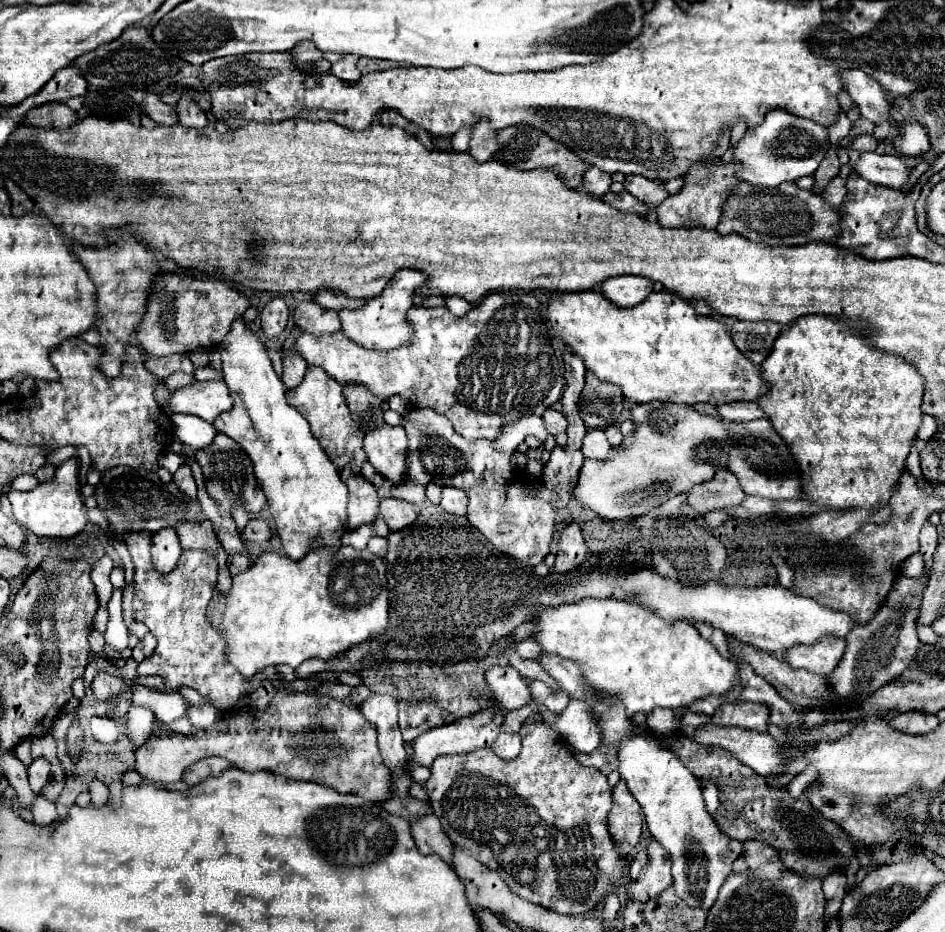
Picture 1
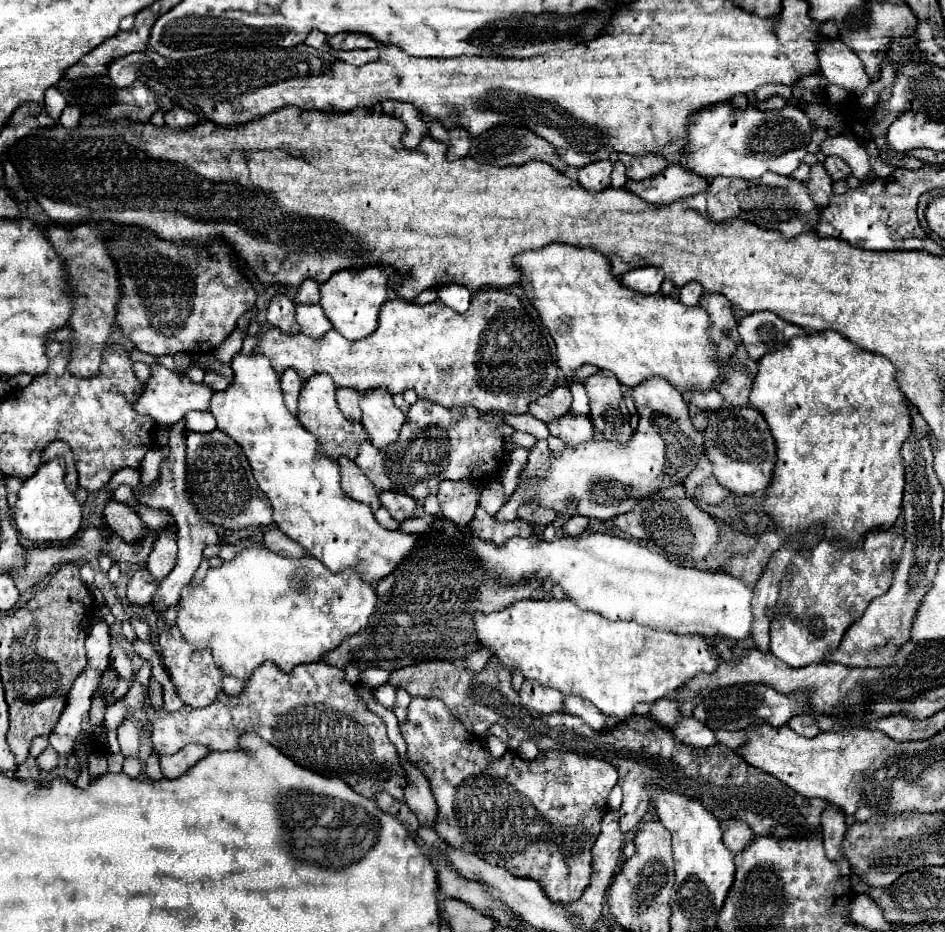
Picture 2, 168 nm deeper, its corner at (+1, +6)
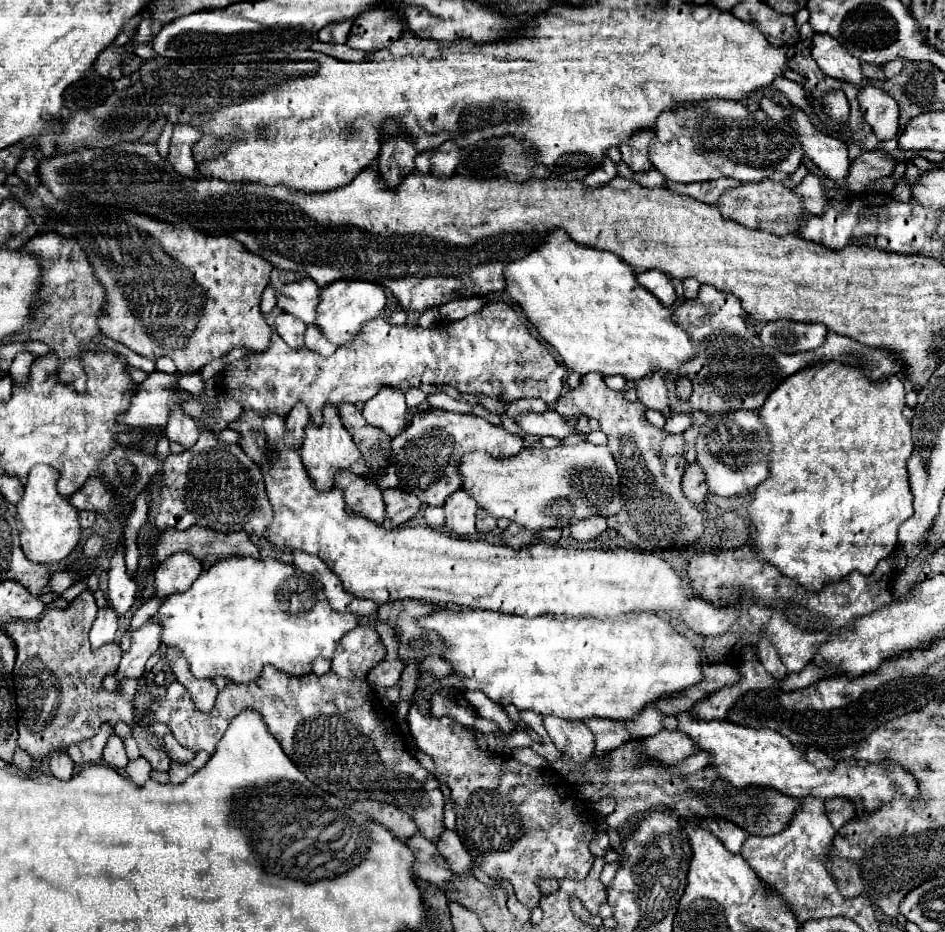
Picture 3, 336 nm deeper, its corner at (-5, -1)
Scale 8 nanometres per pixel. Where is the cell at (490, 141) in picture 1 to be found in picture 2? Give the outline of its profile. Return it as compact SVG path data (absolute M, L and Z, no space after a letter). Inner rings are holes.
M452 127L448 129L450 135L450 145L448 145L448 161L462 159L468 155L470 149L470 135L462 127Z

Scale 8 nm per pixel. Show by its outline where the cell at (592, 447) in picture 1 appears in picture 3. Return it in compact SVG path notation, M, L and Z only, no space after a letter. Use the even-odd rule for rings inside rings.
M546 410L542 414L534 414L534 412L526 412L522 416L516 418L516 424L534 436L552 436L558 440L568 438L574 432L582 432L588 434L590 432L590 424L588 418L578 416L578 422L572 424L570 420L566 420L564 416L560 416L556 410Z

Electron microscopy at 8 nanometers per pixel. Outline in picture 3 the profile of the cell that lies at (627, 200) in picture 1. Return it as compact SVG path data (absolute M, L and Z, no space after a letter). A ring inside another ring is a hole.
M718 178L718 180L712 180L712 182L706 182L706 184L678 184L678 182L666 182L666 188L668 190L674 190L676 194L682 194L682 196L690 196L690 198L696 198L704 204L716 204L718 202L718 196L726 190L726 188L734 188L738 186L740 182L738 180L730 180L730 178Z

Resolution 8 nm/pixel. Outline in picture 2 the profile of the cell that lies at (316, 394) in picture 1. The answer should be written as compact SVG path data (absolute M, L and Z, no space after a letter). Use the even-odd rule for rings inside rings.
M314 375L304 383L298 399L298 421L316 437L318 453L330 457L332 461L336 461L338 457L348 457L354 461L358 455L358 447L368 439L364 427L360 423L348 421L336 407L336 387L328 375Z

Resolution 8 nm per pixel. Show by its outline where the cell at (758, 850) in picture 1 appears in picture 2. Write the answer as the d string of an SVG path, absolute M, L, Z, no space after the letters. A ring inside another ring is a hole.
M732 819L720 821L720 827L722 827L722 841L732 853L742 851L754 837L752 829L748 829L748 825L744 825L742 821L732 821Z

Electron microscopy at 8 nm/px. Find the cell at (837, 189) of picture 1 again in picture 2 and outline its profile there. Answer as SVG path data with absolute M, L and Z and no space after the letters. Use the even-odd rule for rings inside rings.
M820 163L810 167L810 175L808 175L808 181L804 185L810 189L810 195L818 207L828 205L828 197L832 193L832 179L828 177L826 169Z

